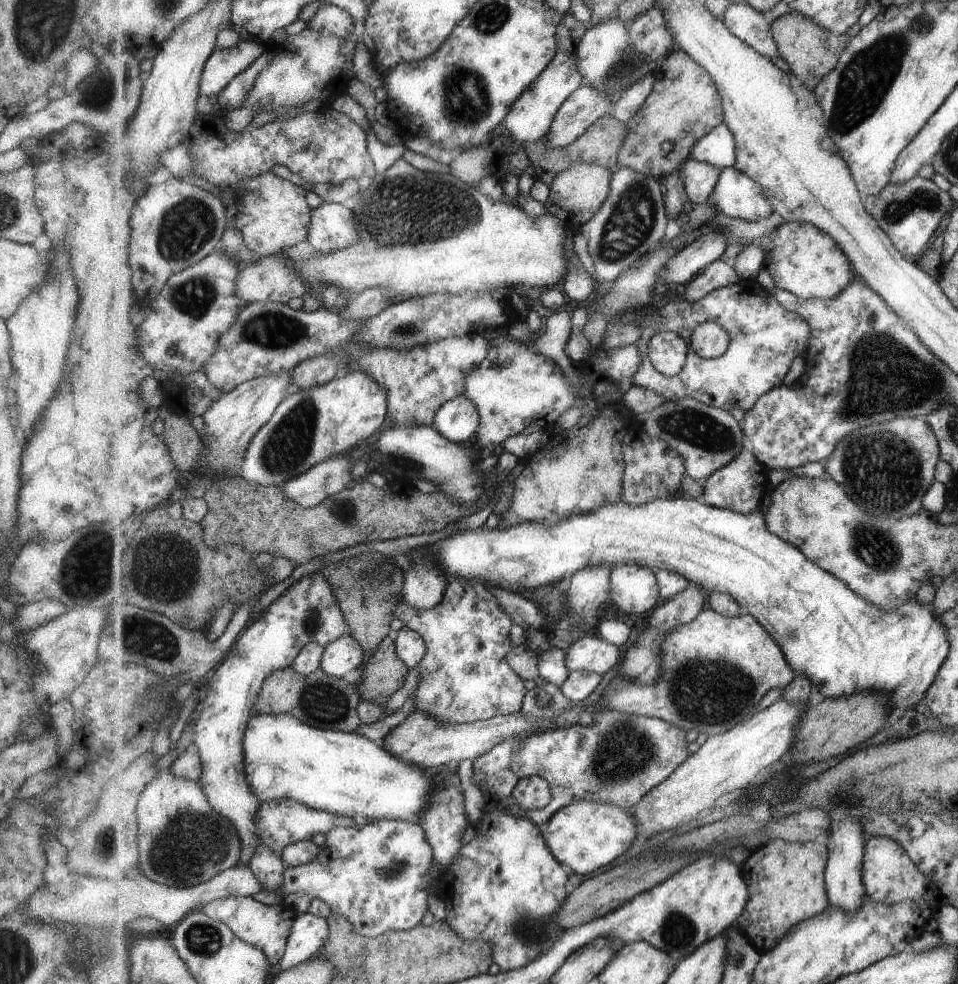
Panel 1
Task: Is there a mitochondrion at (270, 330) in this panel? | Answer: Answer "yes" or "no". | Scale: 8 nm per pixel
yes

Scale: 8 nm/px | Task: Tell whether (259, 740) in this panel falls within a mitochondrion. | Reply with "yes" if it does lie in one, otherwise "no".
no

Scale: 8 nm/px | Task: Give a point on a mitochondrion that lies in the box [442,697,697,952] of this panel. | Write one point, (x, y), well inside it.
(624, 751)

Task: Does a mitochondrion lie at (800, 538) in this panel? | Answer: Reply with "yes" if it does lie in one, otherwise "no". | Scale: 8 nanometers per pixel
no

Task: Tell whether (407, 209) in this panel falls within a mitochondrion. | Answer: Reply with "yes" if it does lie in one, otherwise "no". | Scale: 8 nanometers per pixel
yes

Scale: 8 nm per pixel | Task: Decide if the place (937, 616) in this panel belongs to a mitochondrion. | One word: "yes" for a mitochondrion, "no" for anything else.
no

